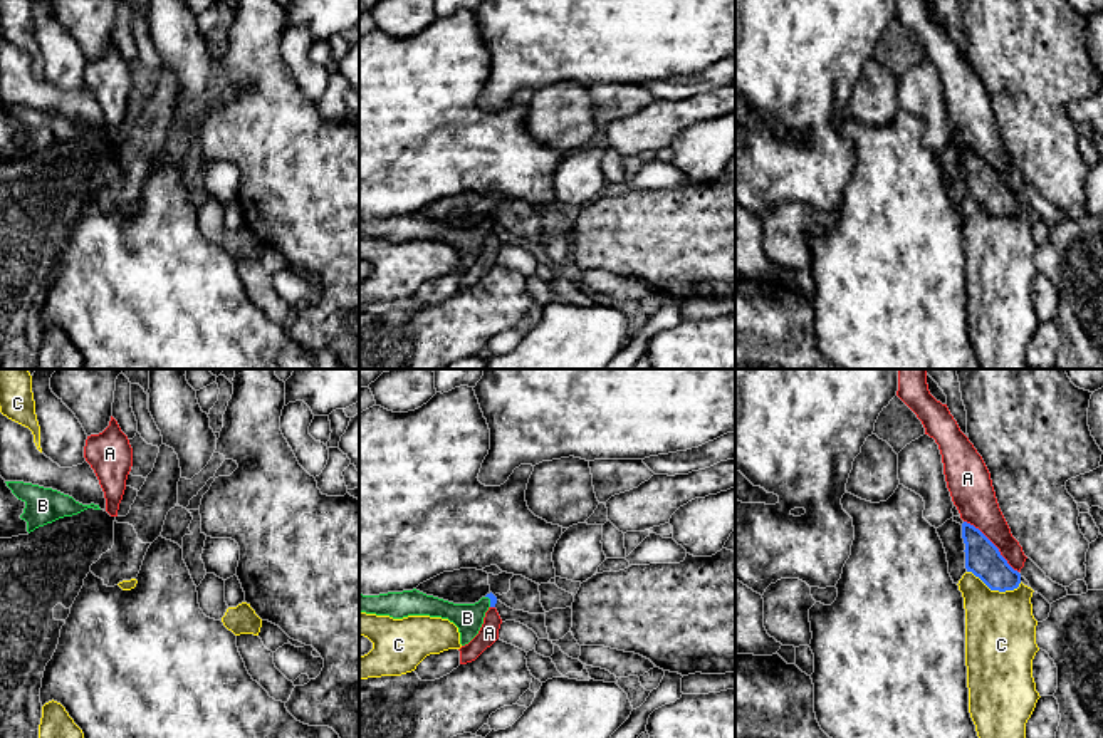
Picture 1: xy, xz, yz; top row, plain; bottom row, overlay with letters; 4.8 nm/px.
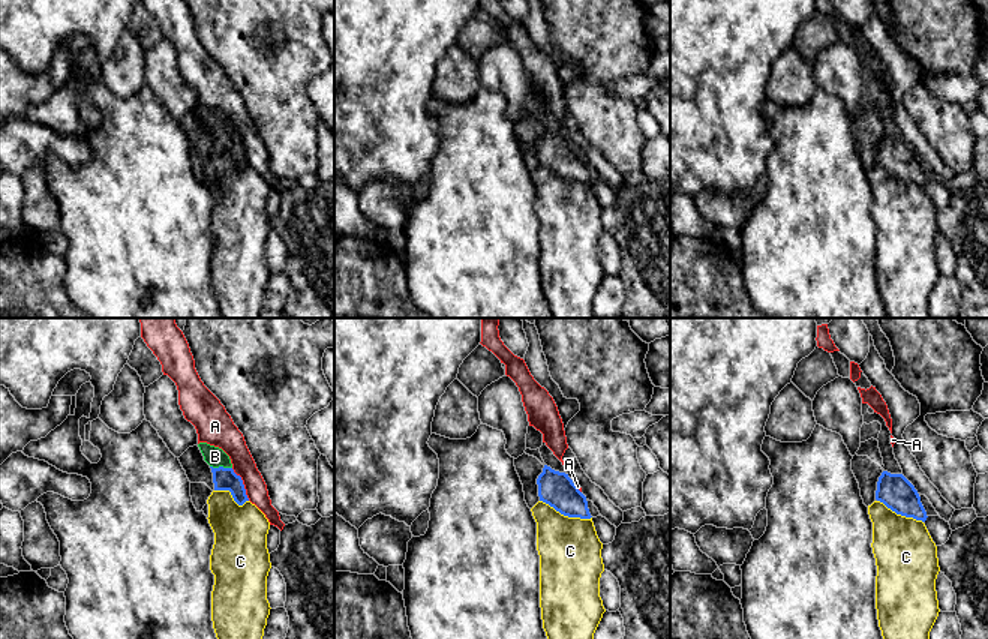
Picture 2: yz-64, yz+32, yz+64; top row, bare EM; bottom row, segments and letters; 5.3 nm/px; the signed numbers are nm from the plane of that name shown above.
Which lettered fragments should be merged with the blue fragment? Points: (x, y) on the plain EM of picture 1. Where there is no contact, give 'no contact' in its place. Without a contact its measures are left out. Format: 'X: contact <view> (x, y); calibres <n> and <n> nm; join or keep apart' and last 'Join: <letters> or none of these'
A: contact yz (993, 168); calibres 170 and 200 nm; keep apart
B: contact xz (491, 225); calibres 40 and 140 nm; join
C: contact yz (994, 213); calibres 170 and 340 nm; keep apart
Join: B

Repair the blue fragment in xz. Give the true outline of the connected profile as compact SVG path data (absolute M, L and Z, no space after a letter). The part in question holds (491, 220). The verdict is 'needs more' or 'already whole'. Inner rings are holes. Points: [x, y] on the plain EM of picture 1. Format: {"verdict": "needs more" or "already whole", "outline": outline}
{"verdict": "needs more", "outline": "M416 213L363 220L359 216L359 236L403 243L408 240L430 240L448 243L458 252L460 268L468 268L480 255L485 236L495 231L497 221L490 216L475 228L453 228Z"}

